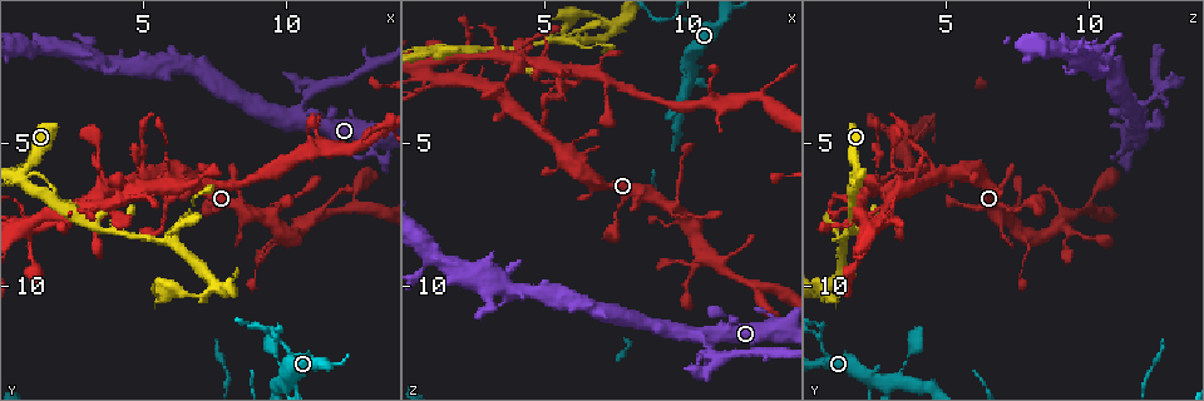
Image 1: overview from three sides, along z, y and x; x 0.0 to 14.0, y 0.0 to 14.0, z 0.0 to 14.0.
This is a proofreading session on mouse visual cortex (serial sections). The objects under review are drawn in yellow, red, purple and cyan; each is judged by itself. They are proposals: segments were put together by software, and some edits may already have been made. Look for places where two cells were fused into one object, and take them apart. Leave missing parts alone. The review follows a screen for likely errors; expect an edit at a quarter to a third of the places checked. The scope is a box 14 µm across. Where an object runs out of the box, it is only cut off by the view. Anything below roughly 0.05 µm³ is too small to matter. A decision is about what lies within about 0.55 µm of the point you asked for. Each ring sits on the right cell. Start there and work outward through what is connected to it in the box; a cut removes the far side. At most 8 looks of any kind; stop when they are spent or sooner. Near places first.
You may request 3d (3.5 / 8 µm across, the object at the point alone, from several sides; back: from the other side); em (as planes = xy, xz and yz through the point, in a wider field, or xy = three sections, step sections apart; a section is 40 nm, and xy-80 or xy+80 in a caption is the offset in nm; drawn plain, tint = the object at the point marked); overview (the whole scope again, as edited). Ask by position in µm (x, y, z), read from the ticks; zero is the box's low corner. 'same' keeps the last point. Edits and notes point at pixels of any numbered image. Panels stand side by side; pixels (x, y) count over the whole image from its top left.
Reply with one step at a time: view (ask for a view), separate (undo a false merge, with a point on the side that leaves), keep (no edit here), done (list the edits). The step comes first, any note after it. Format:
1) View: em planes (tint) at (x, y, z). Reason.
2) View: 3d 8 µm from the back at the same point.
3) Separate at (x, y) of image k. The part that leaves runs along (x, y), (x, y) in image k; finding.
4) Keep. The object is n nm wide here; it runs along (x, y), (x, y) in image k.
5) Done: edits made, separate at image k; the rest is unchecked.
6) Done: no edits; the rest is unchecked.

View: 3d 8 µm at (4.0, 8.0, 1.7). Side arm on a straight run.

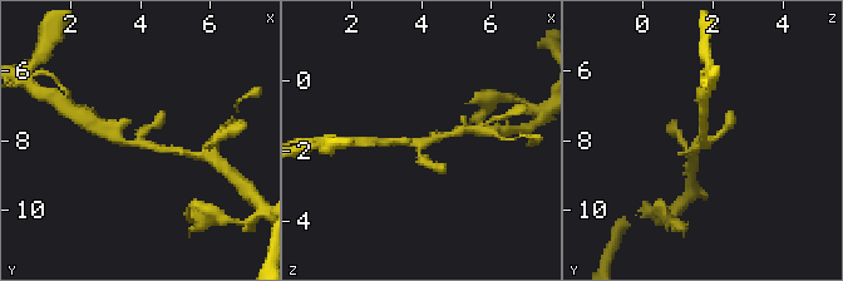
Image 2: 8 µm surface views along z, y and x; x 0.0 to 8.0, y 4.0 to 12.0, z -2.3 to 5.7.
View: 3d 3.5 µm at (4.0, 8.1, 1.8). Closer look.

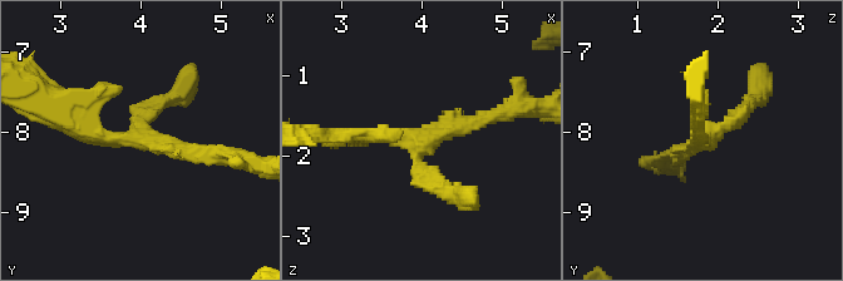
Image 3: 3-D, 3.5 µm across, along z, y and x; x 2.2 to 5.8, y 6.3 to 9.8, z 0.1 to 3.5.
View: em xy step 3 (tint) at (3.90, 8.10, 1.75). 3 arms meet here; the arms are 200, 200, 200 nm wide; now the EM.

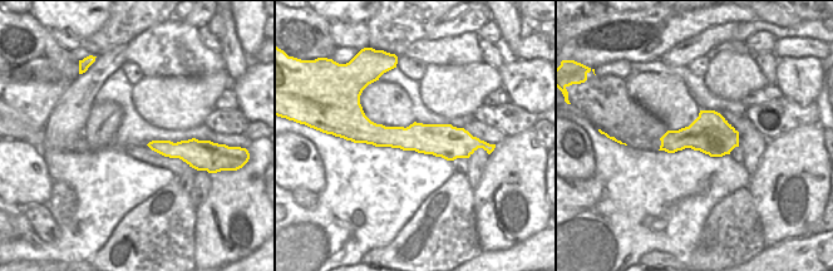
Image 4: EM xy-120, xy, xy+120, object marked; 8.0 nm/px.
Keep. It runs along (350, 131), (481, 144) in image 4; continuous, no second cell.

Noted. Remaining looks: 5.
View: 3d 3.5 µm at (5.7, 8.4, 1.4). Side arm on a straight run.

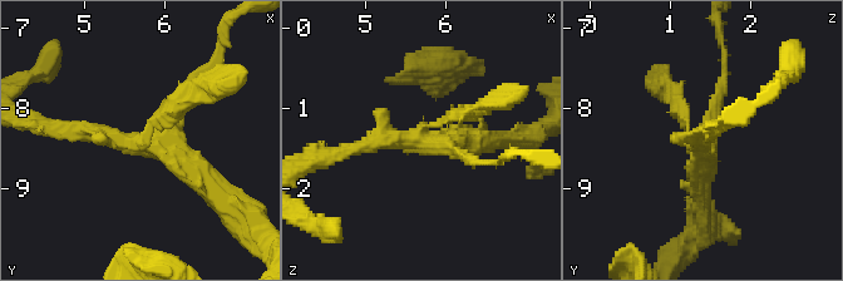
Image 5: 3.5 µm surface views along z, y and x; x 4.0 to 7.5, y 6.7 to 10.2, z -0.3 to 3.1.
View: em xy step 1 (tint) at (5.60, 8.40, 1.40). Now the EM.

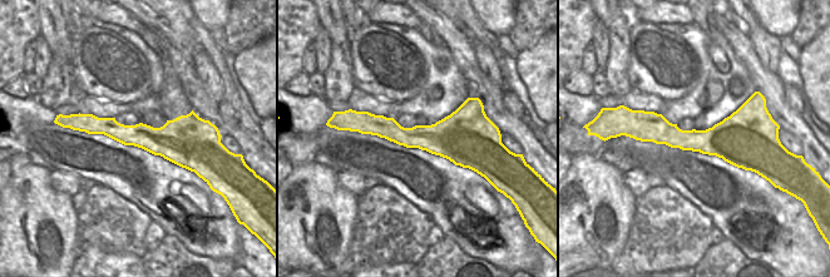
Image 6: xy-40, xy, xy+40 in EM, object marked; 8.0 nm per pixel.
Keep. One cell here.

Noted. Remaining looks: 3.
View: 3d 3.5 µm at (7.5, 10.0, 0.9). Abrupt turn.

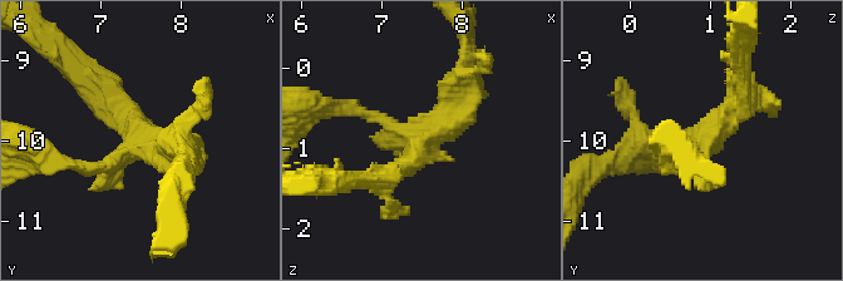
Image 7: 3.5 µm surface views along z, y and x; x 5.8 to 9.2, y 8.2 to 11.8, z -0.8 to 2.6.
View: em xy step 3 (tint) at (7.45, 10.00, 0.95).

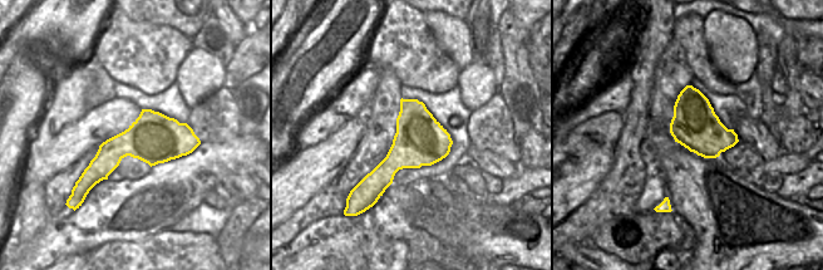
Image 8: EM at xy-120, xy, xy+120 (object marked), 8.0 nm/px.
Keep. All the same cell.

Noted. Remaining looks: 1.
Done: no edits; the rest is unchecked.

